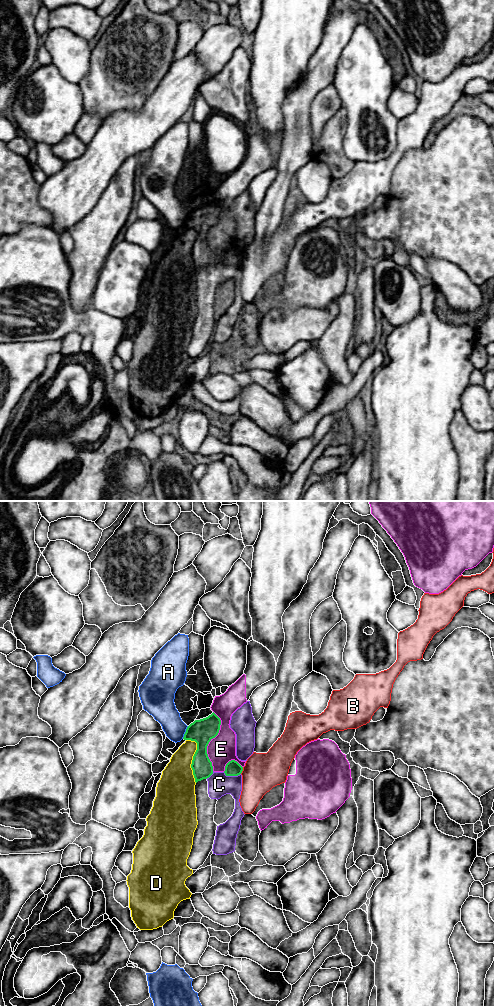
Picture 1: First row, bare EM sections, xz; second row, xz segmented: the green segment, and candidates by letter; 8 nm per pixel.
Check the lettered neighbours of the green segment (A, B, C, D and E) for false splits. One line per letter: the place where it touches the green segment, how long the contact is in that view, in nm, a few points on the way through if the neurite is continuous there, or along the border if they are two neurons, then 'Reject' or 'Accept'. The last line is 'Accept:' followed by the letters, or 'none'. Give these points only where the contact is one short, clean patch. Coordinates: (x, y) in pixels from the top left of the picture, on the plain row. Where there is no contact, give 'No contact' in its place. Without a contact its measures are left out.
A: Touches green at xz (185, 220). Shared border 120 nm. Reject
B: Touches green at xz (242, 258). Shared border 60 nm. Boundary: xz (243, 255), (240, 261). Reject
C: Touches green at xz (232, 263). Shared border 140 nm. Reject
D: Touches green at xz (193, 246). Shared border 360 nm. Reject
E: Touches green at xz (210, 228). Shared border 480 nm. Reject
Accept: none

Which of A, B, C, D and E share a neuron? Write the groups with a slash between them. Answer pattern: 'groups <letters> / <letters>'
groups A / B / C / D / E

